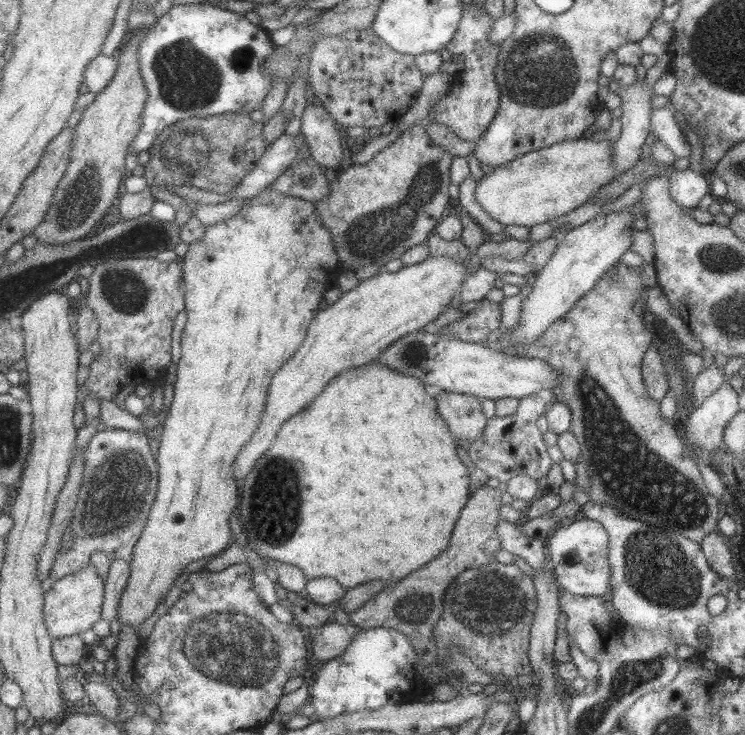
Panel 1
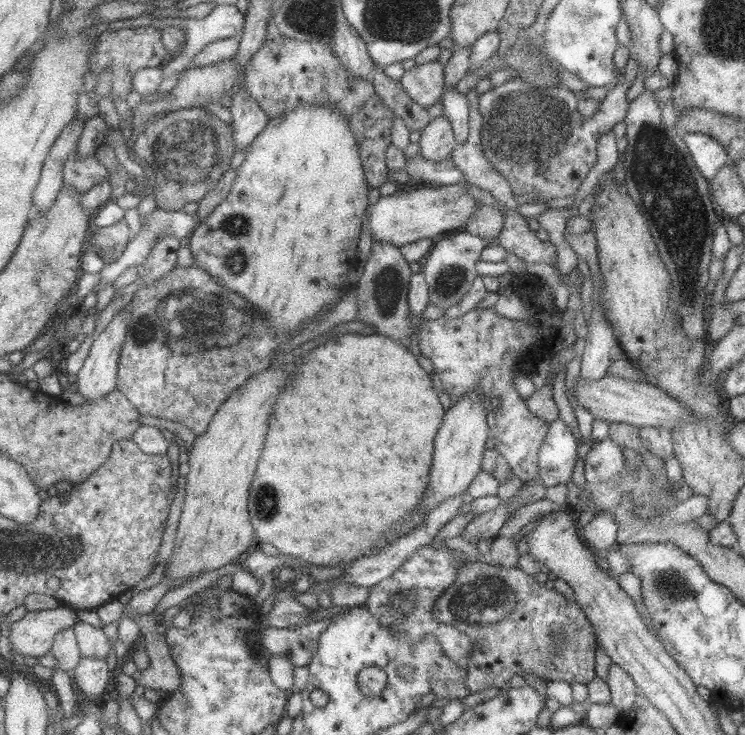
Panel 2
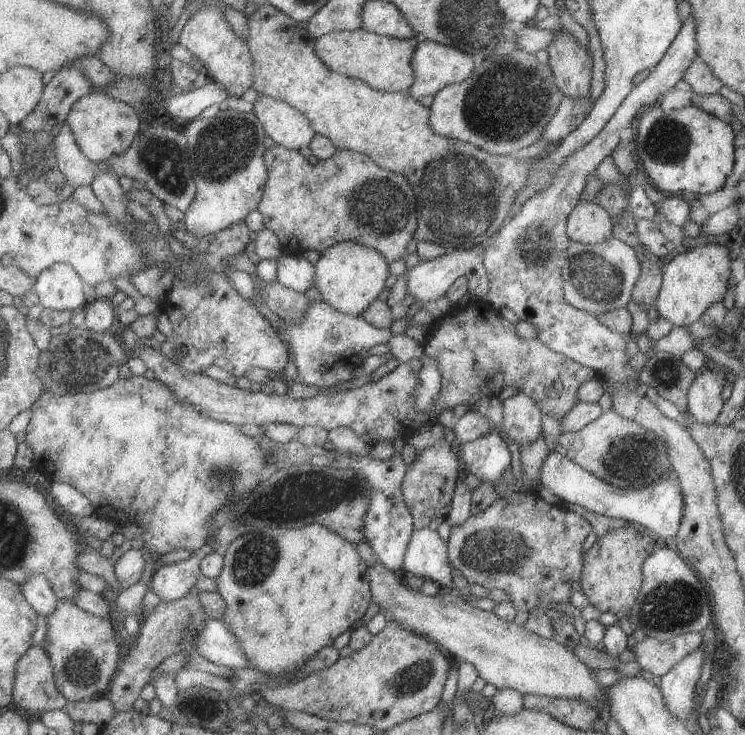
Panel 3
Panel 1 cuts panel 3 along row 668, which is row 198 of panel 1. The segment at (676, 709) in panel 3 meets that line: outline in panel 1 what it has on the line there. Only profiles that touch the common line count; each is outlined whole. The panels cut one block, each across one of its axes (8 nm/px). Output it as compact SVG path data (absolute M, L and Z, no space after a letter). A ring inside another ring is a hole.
M684 169L673 170L668 176L669 198L682 208L693 209L698 206L700 198L710 194L711 185L699 173Z

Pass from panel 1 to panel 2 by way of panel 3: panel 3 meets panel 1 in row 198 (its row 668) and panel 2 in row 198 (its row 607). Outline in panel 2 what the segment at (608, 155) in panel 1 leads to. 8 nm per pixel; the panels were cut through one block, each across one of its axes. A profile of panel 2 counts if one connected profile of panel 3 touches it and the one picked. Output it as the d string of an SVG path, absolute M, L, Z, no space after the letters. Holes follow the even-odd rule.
M463 181L449 186L424 185L408 191L395 191L392 196L379 195L376 203L369 205L367 228L372 242L389 242L393 246L403 246L424 238L433 238L447 230L462 230L467 217L477 211L479 203L463 188Z

